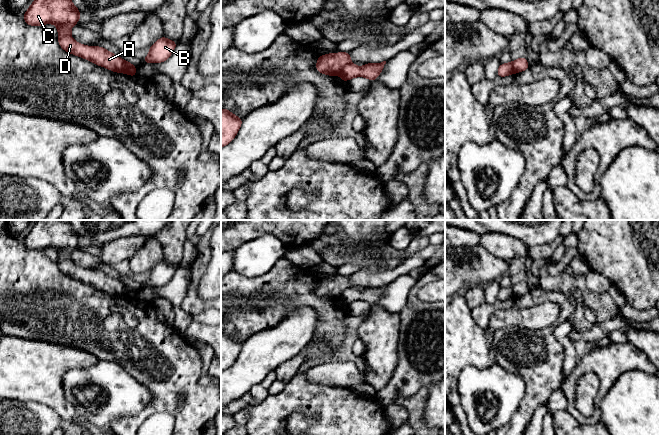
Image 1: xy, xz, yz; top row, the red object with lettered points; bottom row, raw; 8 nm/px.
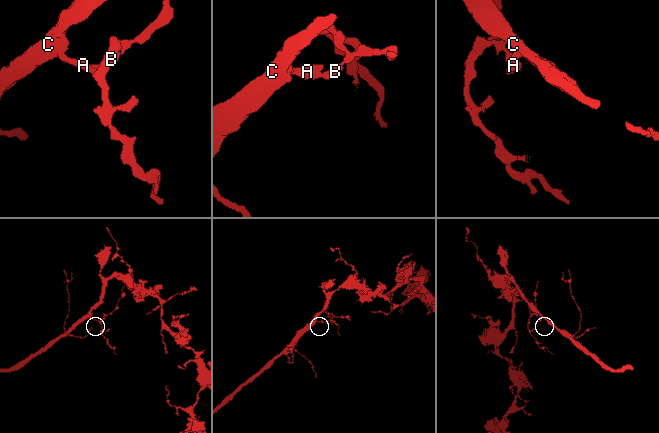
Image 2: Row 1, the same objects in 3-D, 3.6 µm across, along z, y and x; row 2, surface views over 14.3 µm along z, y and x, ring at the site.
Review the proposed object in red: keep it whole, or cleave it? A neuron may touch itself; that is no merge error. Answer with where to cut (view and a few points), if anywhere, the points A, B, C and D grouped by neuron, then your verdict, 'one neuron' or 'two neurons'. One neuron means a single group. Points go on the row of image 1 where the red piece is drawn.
xz (351, 62), (346, 64), (339, 74) | A C D / B | two neurons

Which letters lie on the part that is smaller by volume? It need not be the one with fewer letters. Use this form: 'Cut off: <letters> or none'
Cut off: B

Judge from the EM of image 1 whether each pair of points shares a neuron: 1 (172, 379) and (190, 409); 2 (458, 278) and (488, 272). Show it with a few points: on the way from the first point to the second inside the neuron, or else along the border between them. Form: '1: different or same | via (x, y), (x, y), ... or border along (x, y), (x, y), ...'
1: same | via (180, 385), (190, 395), (190, 401)
2: same | via (465, 272), (481, 272)

